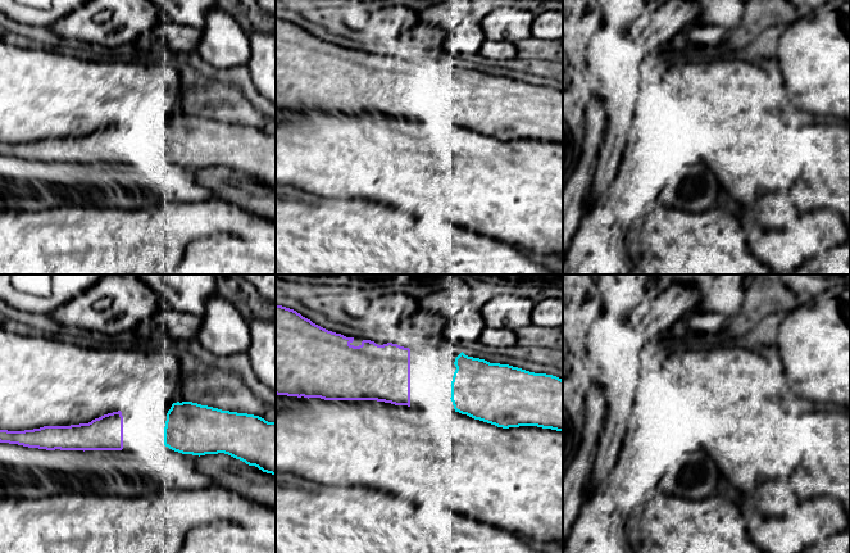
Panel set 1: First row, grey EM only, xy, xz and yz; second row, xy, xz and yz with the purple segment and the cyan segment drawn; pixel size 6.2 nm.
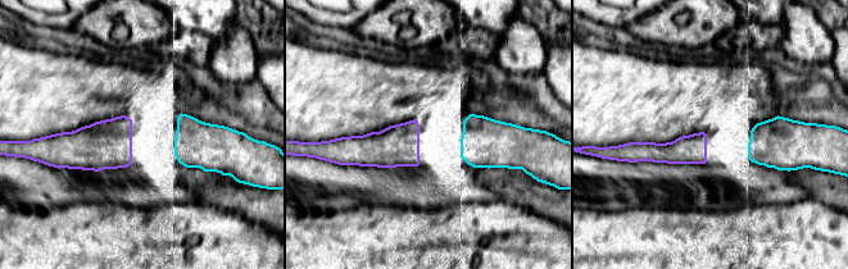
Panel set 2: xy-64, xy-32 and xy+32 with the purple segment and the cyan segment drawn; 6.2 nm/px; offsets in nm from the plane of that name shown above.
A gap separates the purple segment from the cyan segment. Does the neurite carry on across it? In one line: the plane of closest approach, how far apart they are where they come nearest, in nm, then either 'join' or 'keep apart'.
xz | 260 nm | join

